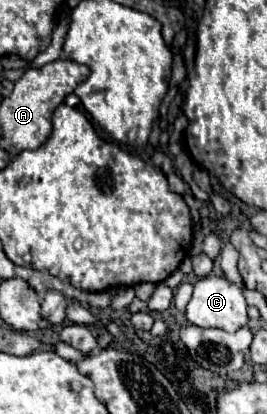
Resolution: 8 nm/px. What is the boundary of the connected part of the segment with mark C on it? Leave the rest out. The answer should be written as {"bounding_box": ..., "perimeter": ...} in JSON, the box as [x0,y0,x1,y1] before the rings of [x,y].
{"bounding_box":[186,277,248,331],"perimeter":[[[202,277],[198,279],[198,283],[194,285],[194,295],[186,307],[186,319],[192,325],[198,327],[218,327],[224,331],[236,331],[240,327],[248,325],[248,315],[246,315],[246,299],[244,299],[244,291],[230,283],[226,277]]]}

